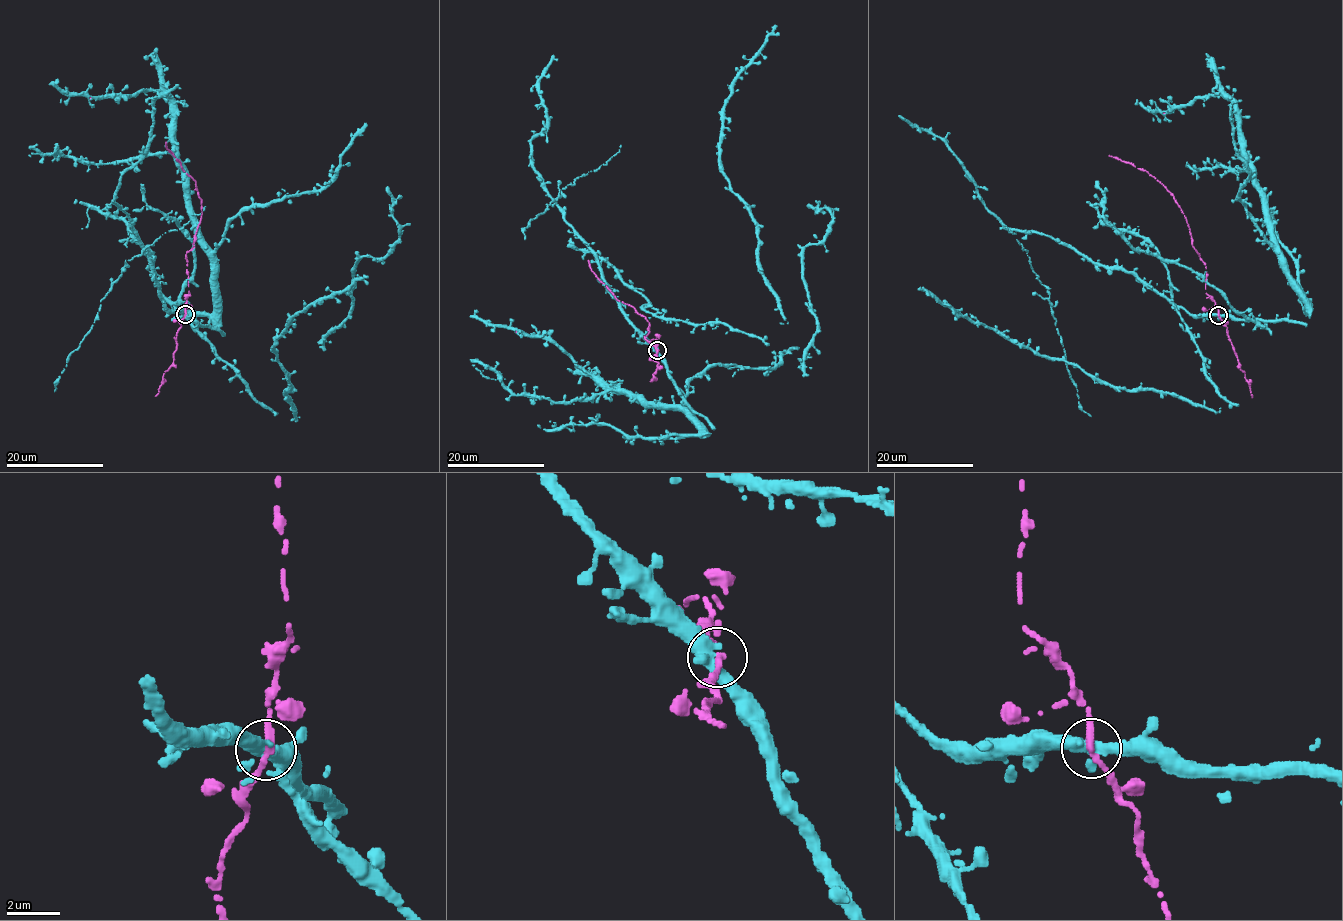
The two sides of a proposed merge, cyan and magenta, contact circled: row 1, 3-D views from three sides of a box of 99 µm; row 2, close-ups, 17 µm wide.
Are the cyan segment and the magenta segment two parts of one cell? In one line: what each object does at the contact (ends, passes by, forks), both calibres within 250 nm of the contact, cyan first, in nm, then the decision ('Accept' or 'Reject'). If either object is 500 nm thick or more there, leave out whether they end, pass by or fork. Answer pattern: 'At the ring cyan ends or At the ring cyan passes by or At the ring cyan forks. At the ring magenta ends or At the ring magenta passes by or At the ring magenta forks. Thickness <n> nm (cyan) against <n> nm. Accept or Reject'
At the ring cyan forks. At the ring magenta passes by. Thickness 360 nm (cyan) against 280 nm. Accept

